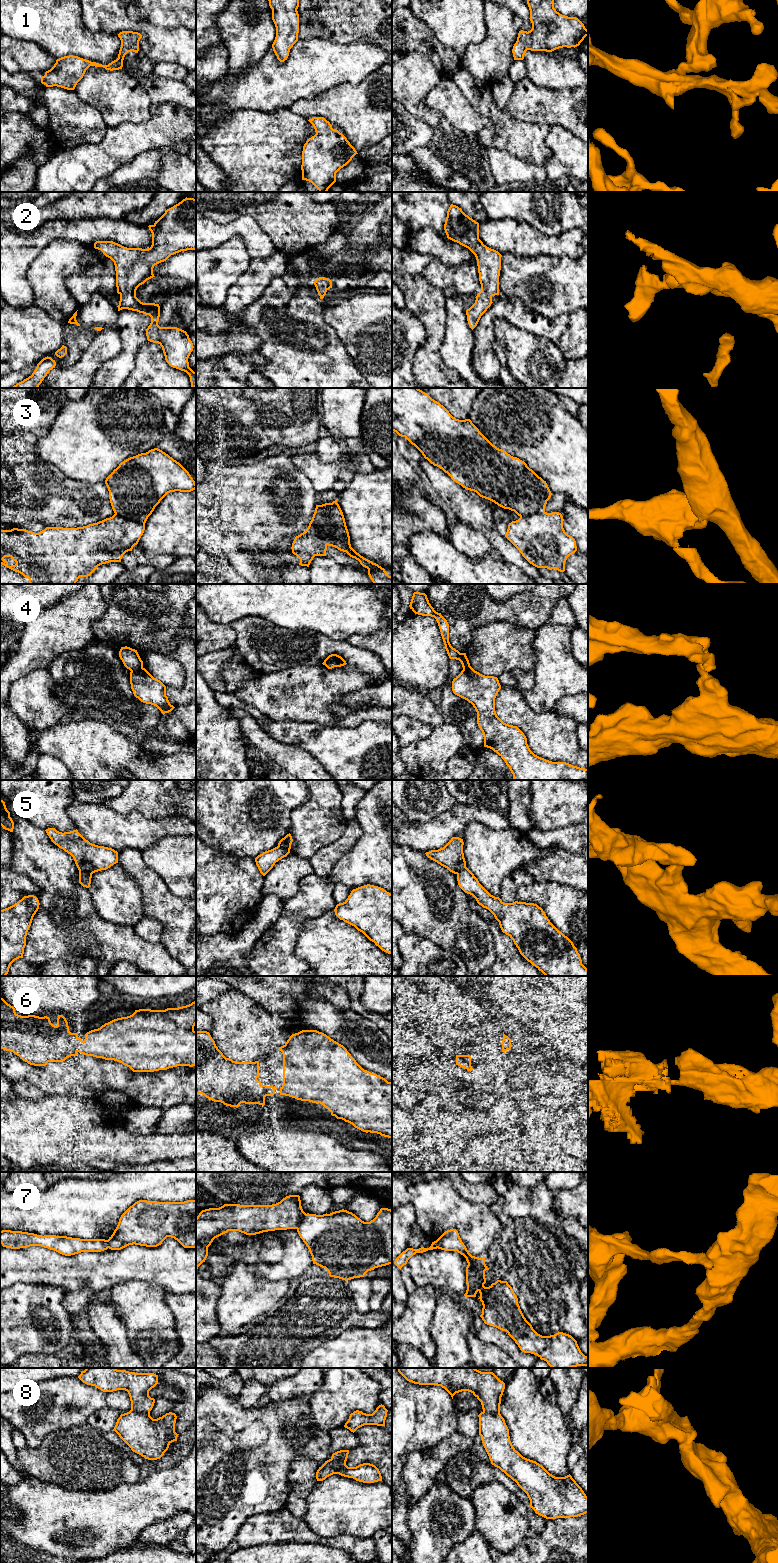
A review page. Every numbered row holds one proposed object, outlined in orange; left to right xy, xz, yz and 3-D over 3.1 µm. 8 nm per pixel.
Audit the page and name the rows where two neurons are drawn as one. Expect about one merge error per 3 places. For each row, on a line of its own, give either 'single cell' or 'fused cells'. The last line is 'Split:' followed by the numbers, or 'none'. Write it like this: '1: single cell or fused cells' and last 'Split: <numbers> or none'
1: single cell
2: single cell
3: fused cells
4: fused cells
5: fused cells
6: single cell
7: fused cells
8: fused cells
Split: 3, 4, 5, 7, 8

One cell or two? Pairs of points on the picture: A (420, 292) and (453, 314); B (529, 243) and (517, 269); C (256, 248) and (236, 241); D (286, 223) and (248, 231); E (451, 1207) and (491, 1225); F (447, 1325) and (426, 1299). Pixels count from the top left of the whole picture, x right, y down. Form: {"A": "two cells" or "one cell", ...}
{"A": "two cells", "B": "two cells", "C": "two cells", "D": "two cells", "E": "one cell", "F": "two cells"}

